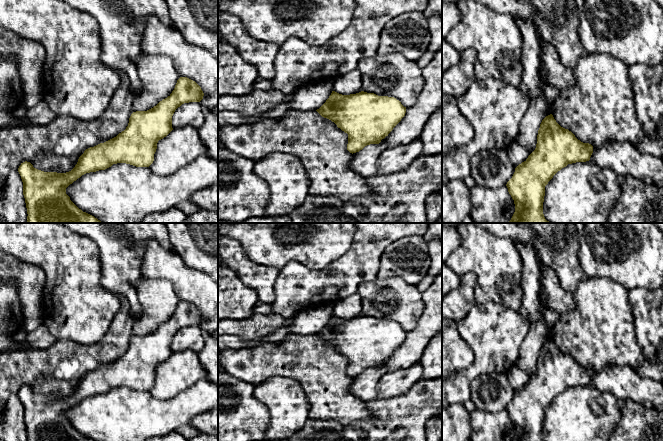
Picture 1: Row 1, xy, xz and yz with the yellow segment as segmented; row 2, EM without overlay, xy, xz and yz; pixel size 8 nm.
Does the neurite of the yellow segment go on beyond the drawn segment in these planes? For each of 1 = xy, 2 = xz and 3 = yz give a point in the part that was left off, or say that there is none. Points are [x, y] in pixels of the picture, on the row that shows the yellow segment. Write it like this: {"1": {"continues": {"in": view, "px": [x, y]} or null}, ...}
{"1": {"continues": null}, "2": {"continues": null}, "3": {"continues": null}}

